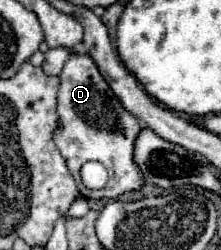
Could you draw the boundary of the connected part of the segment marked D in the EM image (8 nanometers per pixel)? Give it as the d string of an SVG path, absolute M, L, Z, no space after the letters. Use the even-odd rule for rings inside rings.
M72 54L60 72L58 90L58 128L54 142L66 160L70 174L78 180L78 190L86 198L118 198L120 194L140 190L144 178L140 166L134 162L134 142L142 130L140 120L122 108L120 100L100 76L94 60L88 54ZM88 160L98 160L108 170L108 184L100 190L88 190L80 182L80 166Z

